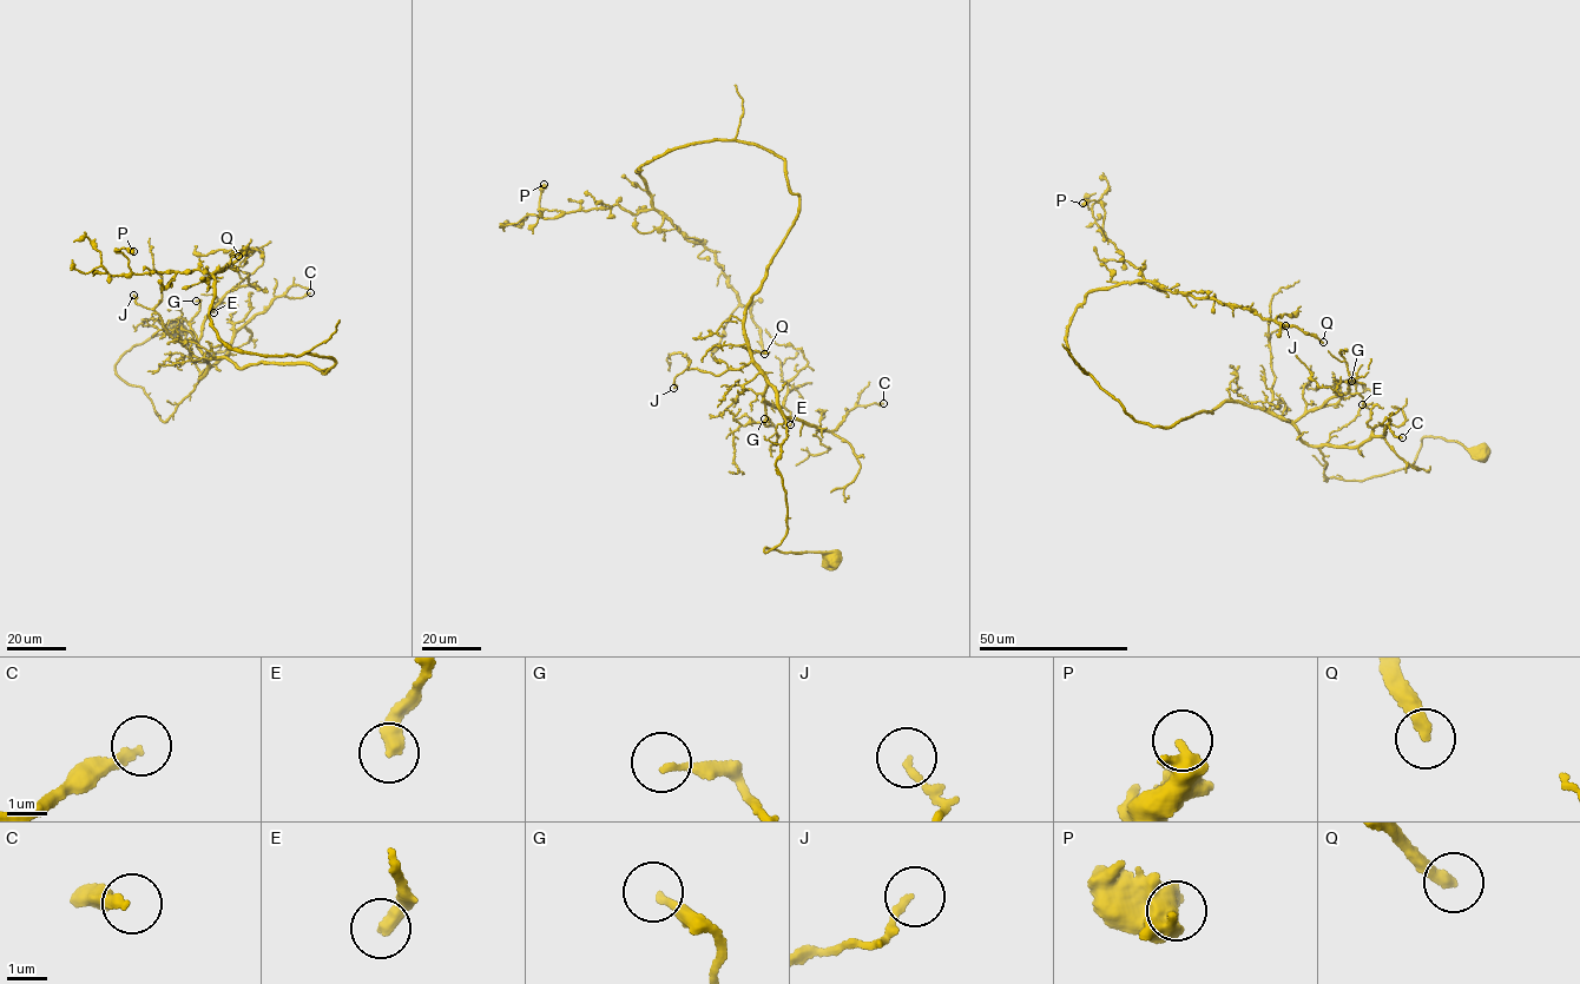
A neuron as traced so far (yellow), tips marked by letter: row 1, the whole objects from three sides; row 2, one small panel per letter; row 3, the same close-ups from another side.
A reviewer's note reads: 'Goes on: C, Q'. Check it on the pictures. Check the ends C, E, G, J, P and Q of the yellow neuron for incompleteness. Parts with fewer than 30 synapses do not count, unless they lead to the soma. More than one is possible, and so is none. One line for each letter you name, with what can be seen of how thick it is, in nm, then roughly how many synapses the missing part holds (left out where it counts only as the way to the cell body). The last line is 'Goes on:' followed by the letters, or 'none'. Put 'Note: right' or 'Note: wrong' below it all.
C: calibre 200 nm; 30 synapses
Q: calibre 320 nm; 120 synapses
Goes on: C, Q
Note: right

